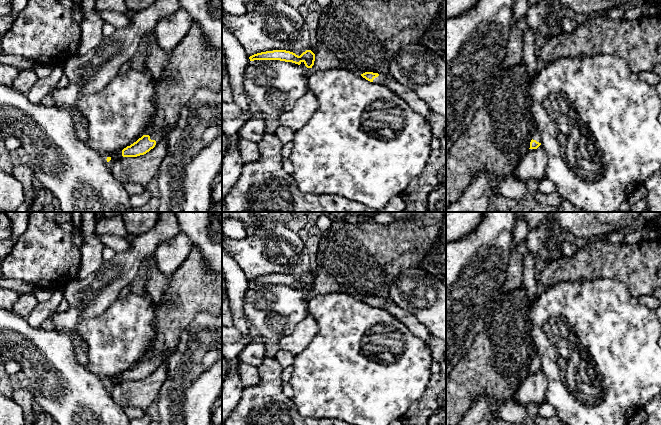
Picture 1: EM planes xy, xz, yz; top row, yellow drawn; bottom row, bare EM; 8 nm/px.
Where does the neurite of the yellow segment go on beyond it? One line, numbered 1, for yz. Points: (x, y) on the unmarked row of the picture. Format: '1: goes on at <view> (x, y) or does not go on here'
1: goes on at yz (536, 360)

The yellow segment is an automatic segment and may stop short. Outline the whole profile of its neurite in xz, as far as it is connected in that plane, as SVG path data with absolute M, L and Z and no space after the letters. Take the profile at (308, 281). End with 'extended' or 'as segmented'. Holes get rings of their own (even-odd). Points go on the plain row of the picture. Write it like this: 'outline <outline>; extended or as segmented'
outline M273 274L254 278L249 281L250 285L254 284L280 284L292 286L300 289L302 286L307 292L312 292L315 285L315 278L311 274L306 274L300 280L286 274Z; as segmented

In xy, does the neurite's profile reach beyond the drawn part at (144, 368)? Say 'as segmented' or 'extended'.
extended

